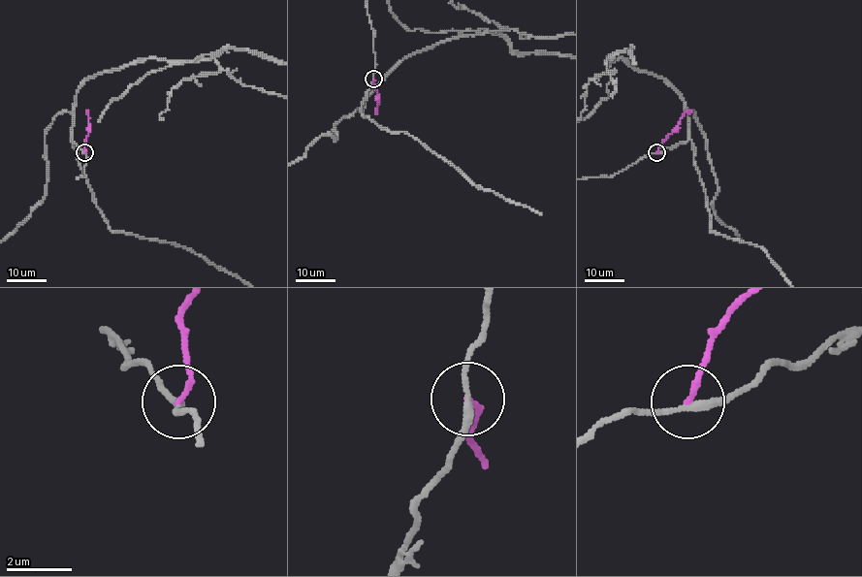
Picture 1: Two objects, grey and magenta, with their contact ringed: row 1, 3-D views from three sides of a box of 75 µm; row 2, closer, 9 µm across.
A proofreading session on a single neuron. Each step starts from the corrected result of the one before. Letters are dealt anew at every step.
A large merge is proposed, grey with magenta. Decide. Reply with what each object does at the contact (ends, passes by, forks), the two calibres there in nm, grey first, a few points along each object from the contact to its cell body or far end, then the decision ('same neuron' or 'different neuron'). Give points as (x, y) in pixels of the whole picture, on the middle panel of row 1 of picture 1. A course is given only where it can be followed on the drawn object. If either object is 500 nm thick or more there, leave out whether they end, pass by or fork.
grey passes by | magenta ends | 220/170 nm | grey via (372, 79), (361, 112), (368, 92), (413, 54), (455, 38), (500, 33), (405, 28) | magenta via (372, 79), (377, 94), (375, 113) | different neuron

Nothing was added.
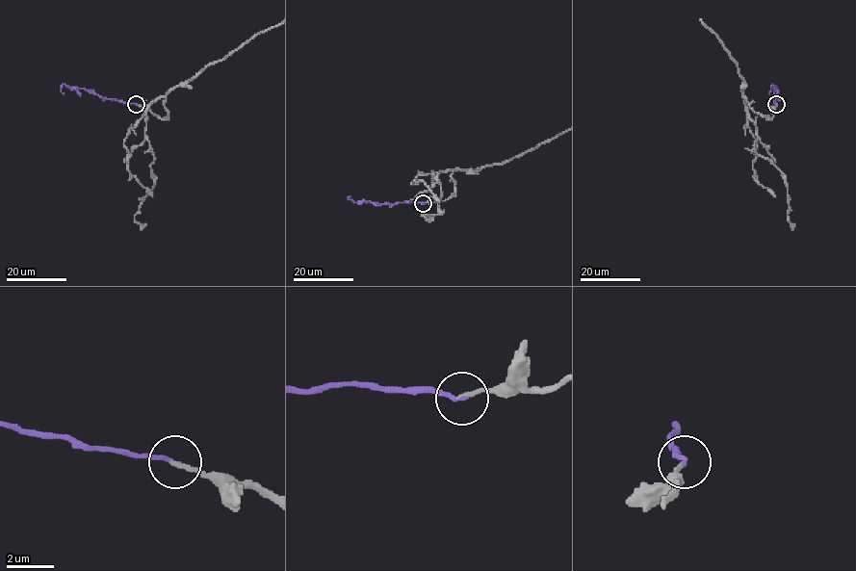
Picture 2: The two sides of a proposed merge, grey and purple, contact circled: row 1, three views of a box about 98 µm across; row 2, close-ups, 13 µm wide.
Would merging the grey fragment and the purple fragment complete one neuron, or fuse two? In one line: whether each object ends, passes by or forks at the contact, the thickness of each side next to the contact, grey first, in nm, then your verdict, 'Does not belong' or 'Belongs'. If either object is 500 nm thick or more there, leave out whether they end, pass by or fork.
At the ring grey ends. At the ring purple ends. Thickness 160 nm (grey) against 200 nm. Belongs

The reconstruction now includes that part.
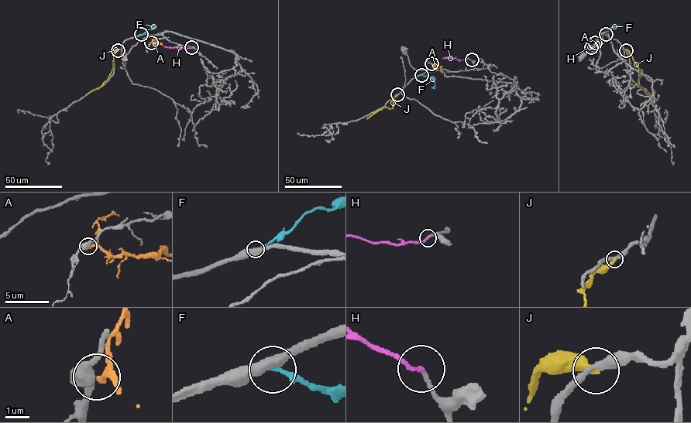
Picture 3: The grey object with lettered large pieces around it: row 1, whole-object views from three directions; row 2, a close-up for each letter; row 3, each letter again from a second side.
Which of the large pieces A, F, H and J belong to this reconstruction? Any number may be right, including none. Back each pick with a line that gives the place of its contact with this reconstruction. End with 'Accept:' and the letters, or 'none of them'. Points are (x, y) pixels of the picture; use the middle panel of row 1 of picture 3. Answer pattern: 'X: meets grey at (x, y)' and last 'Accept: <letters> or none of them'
H: meets grey at (472, 59)
Accept: H

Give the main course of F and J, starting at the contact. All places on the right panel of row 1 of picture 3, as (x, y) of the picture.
F: (606, 34), (608, 29), (618, 25)
J: (626, 50), (639, 70), (639, 84), (650, 93)

